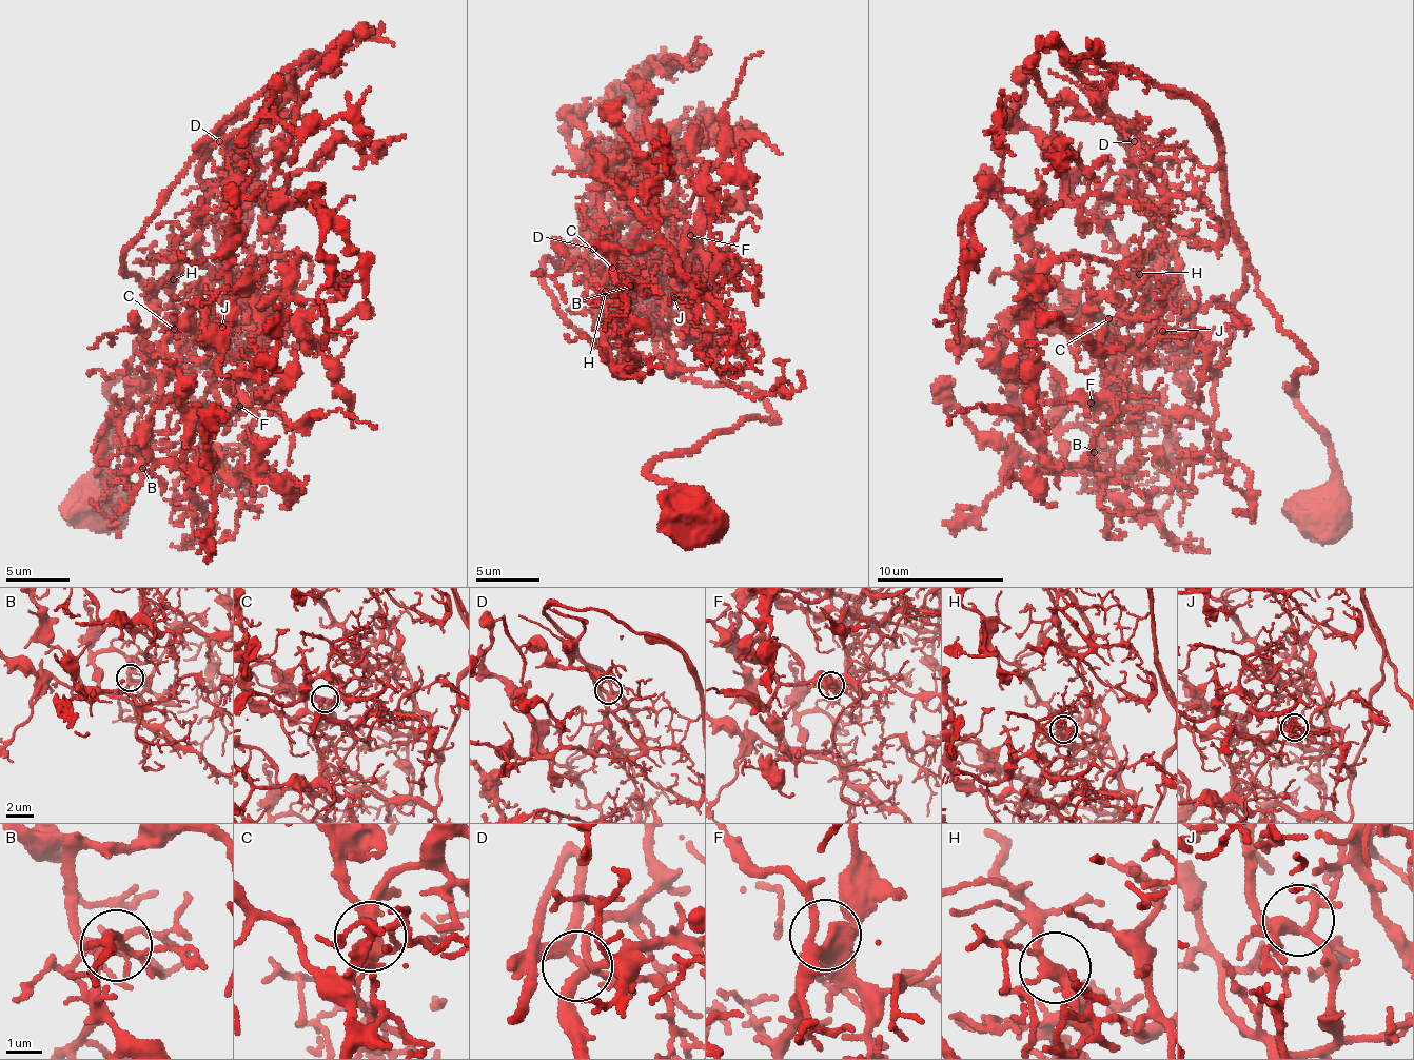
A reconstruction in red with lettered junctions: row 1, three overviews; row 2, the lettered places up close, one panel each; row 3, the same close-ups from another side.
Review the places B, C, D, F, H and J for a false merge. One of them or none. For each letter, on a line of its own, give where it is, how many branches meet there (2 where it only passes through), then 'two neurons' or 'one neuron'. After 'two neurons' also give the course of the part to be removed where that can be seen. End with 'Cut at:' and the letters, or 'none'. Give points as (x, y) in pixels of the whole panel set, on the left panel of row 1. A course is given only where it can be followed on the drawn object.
B: (142, 468) | 5 | one neuron
C: (174, 329) | 5 | one neuron
D: (219, 141) | 6 | one neuron
F: (239, 406) | 4 | one neuron
H: (173, 279) | 5 | one neuron
J: (222, 327) | 7 | one neuron
Cut at: none

